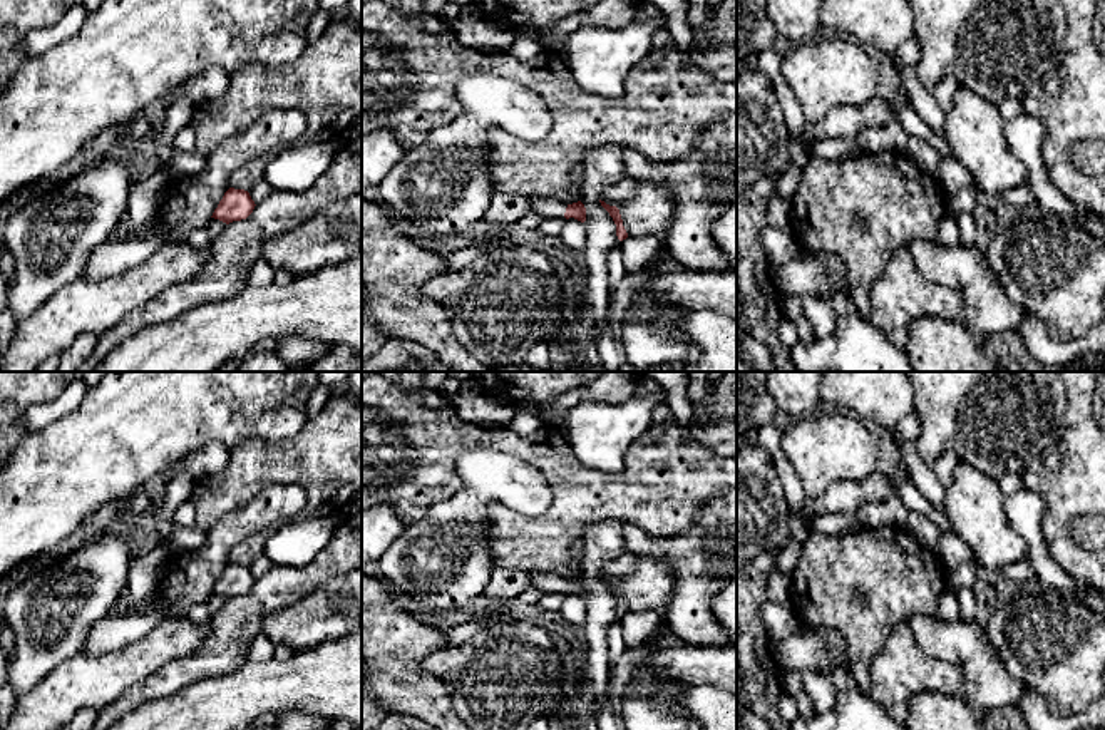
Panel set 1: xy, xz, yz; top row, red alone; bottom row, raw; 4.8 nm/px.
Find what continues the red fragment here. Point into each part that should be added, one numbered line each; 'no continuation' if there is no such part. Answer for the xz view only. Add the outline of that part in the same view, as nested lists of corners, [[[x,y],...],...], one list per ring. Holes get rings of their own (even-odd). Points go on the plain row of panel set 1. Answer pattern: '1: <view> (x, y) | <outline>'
1: xz (548, 583) | [[[529,573],[531,586],[539,588],[544,594],[564,593],[568,579],[549,573]]]

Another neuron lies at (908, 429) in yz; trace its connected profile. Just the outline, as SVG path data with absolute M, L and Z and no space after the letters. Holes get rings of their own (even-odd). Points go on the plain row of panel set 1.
M911 412L892 430L889 430L892 442L899 449L904 442L917 442L919 434L921 434L921 420L916 412Z

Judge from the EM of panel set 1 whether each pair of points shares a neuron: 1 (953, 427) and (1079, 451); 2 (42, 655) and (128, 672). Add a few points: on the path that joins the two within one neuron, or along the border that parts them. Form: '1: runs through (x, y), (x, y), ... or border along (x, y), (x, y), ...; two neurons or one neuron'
1: border along (1065, 409), (1062, 434), (1022, 472); two neurons
2: border along (81, 650), (34, 685); two neurons

